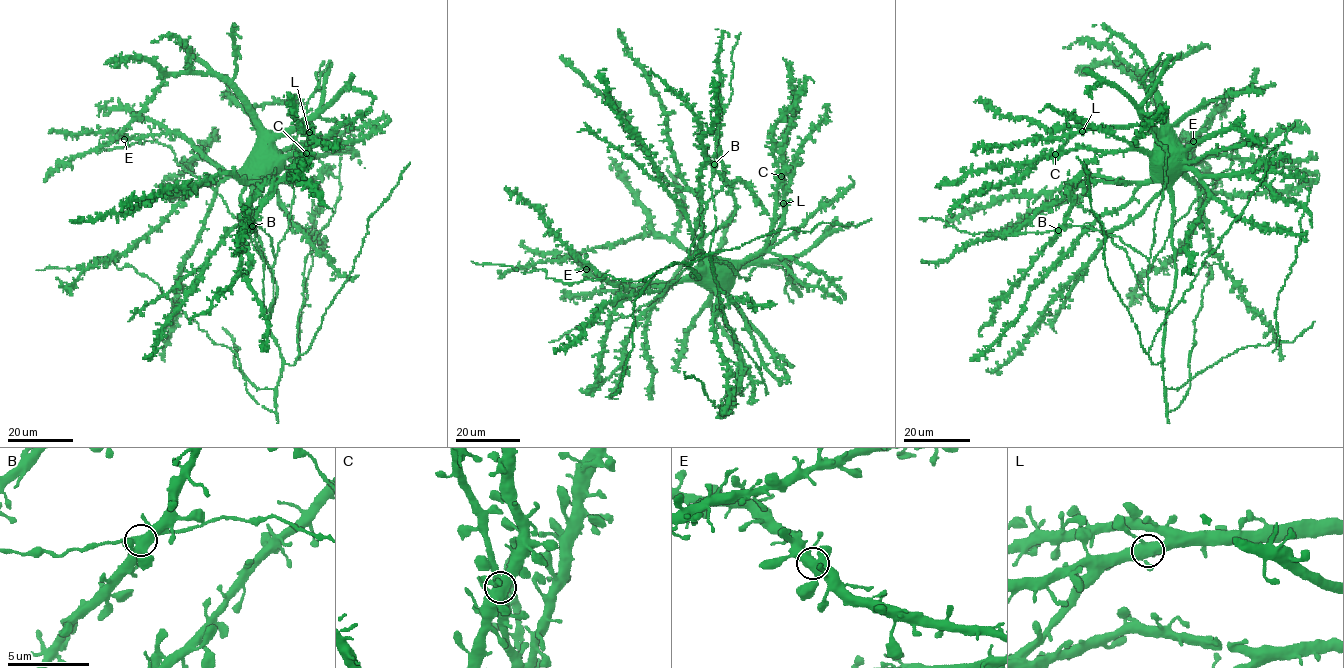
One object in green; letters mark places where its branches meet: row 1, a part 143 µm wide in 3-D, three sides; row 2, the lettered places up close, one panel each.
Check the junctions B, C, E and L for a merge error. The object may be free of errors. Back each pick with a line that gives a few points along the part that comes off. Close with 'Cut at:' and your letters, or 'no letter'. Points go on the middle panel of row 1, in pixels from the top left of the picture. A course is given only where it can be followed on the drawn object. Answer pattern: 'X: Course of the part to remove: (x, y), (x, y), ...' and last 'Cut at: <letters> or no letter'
Cut at: no letter

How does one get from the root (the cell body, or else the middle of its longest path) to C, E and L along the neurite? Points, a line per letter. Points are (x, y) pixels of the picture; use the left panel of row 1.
C: (252, 172), (269, 152), (269, 144), (295, 129), (311, 131), (307, 135), (306, 153)
E: (252, 172), (254, 165), (240, 171), (220, 171), (185, 139), (173, 134), (124, 139)
L: (252, 172), (275, 139), (295, 129), (308, 128), (309, 132)

